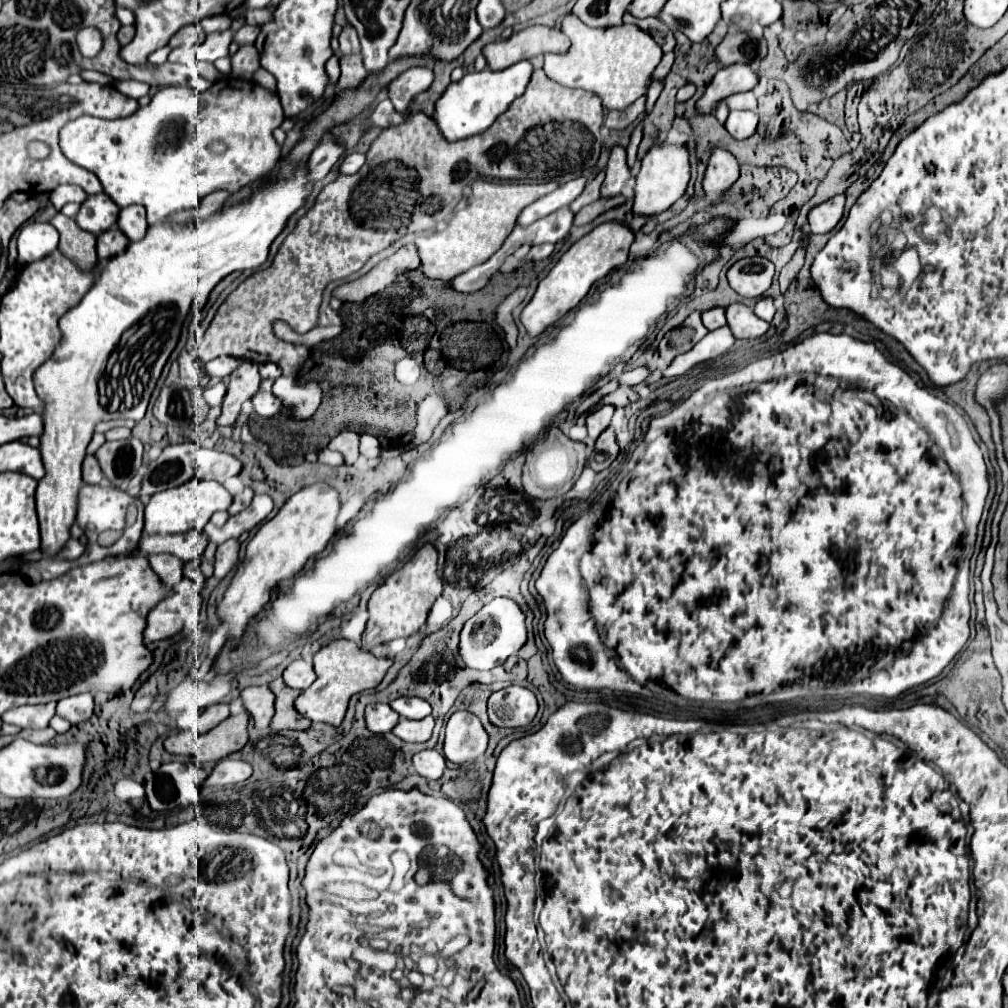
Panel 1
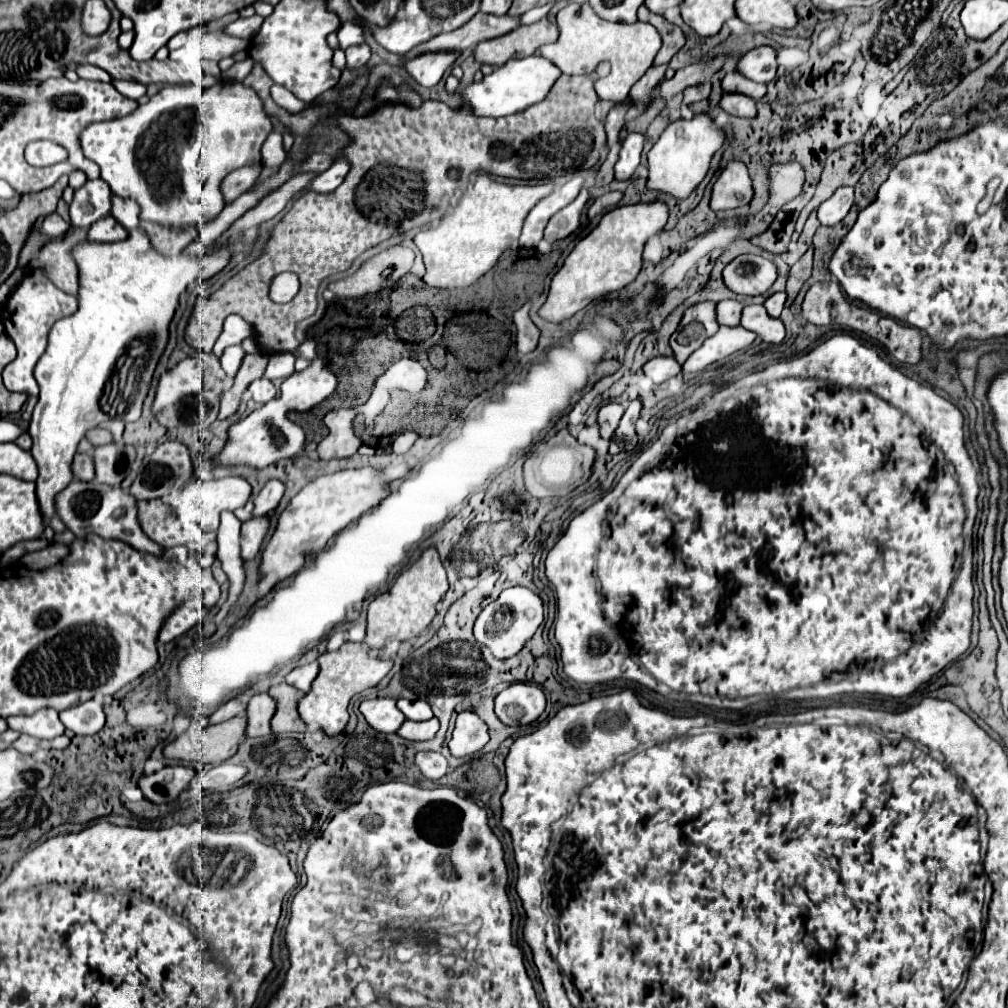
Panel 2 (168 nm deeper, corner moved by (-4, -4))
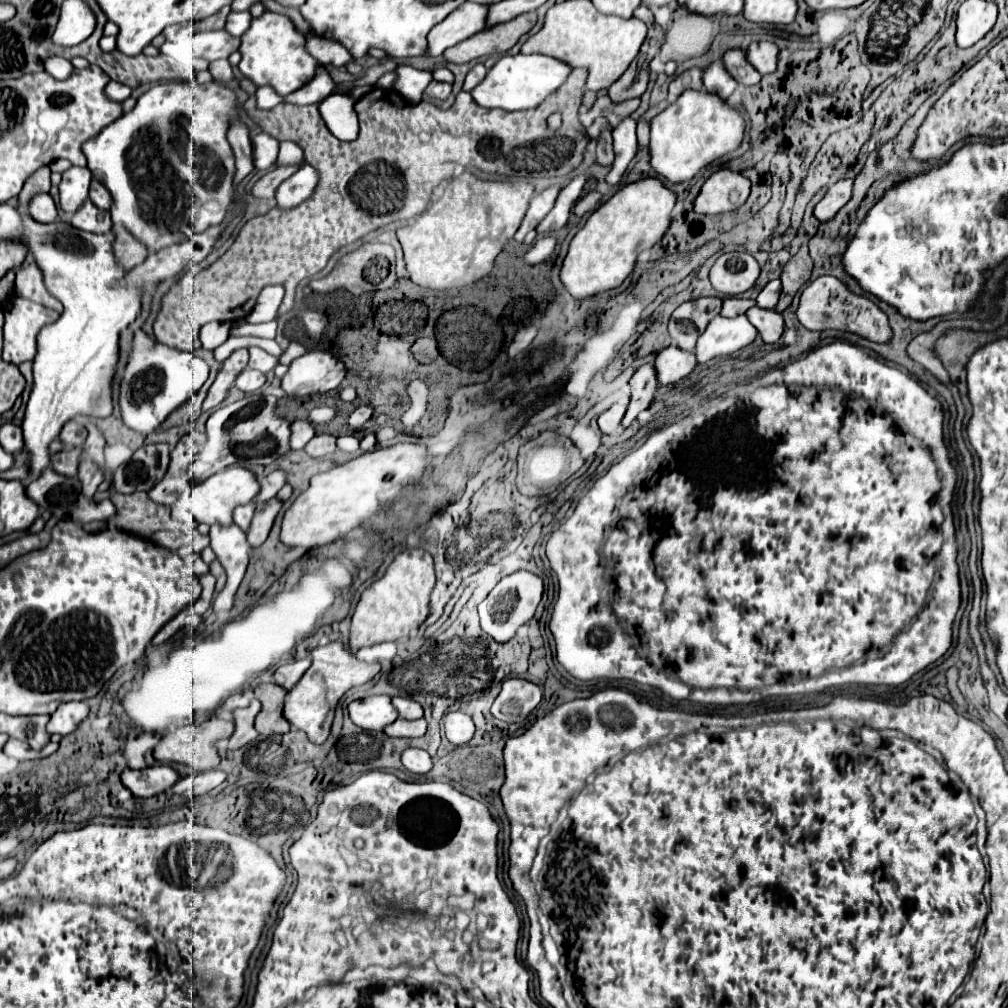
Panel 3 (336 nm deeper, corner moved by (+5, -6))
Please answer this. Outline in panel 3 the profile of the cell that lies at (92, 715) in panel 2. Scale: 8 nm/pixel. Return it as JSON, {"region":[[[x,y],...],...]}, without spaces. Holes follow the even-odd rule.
{"region":[[[68,701],[56,709],[56,713],[50,715],[48,721],[48,733],[60,733],[68,735],[72,733],[82,719],[88,715],[88,705],[86,701]]]}

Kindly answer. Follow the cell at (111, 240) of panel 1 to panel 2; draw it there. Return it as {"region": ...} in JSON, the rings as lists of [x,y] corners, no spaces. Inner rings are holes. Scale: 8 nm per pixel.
{"region":[[[111,215],[99,219],[97,223],[93,223],[93,227],[89,227],[87,231],[89,241],[93,243],[115,243],[115,241],[125,241],[127,239],[127,231],[125,227],[121,227]]]}

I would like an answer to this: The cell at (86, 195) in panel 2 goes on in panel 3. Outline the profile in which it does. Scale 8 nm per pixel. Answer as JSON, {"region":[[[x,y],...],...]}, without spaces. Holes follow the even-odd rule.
{"region":[[[70,167],[62,173],[60,181],[60,207],[66,213],[74,213],[86,199],[90,189],[92,173],[88,167]]]}

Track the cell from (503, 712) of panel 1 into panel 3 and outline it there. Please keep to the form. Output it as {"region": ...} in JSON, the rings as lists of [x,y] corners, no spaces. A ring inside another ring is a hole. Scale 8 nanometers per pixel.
{"region":[[[506,679],[492,705],[492,715],[506,723],[524,721],[536,709],[540,699],[542,691],[536,683],[526,679]]]}

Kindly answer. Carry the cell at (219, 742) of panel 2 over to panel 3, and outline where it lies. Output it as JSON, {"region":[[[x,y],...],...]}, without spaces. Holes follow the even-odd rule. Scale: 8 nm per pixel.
{"region":[[[212,717],[210,721],[202,723],[202,725],[186,725],[186,727],[180,727],[168,735],[164,735],[158,745],[154,747],[154,759],[160,761],[160,763],[184,763],[184,765],[190,765],[196,773],[200,771],[210,771],[210,769],[216,769],[218,763],[220,763],[220,757],[218,757],[218,741],[222,739],[228,739],[234,731],[234,721],[228,717],[228,719],[218,719],[218,717]]]}

